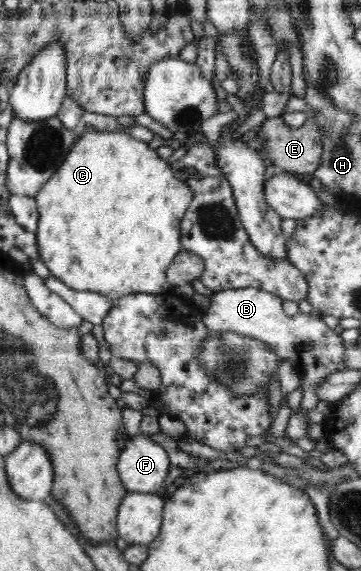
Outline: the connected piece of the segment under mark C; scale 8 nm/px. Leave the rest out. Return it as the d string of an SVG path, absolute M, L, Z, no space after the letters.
M86 126L79 129L78 132L79 138L73 144L71 152L66 154L60 169L42 185L36 196L39 222L35 231L41 262L49 268L51 276L63 281L71 289L99 292L107 295L113 302L117 302L122 296L131 293L145 292L157 295L171 292L171 287L166 279L167 267L177 256L177 253L182 250L180 224L191 204L193 191L187 182L180 181L175 177L176 169L167 163L167 159L159 157L156 150L149 148L147 142L132 138L127 131L99 131L99 129Z

